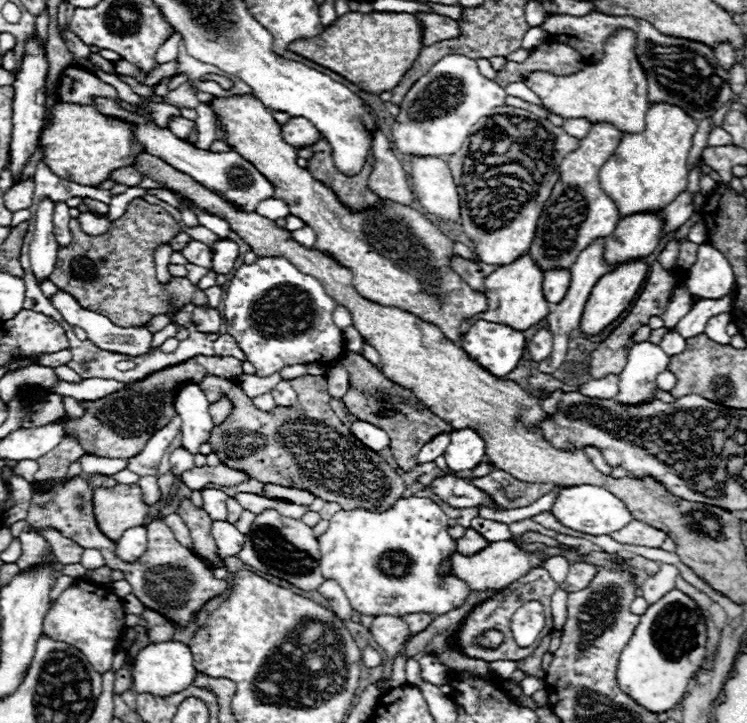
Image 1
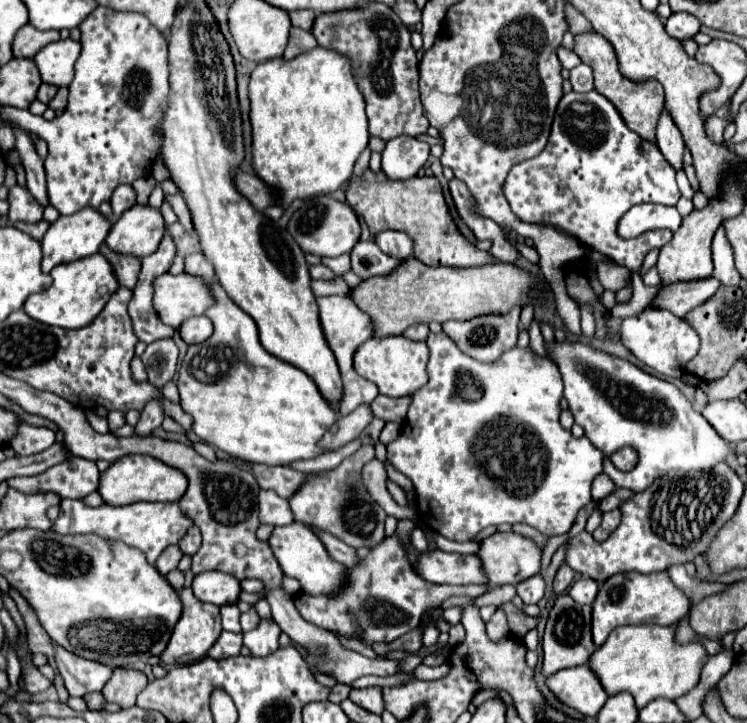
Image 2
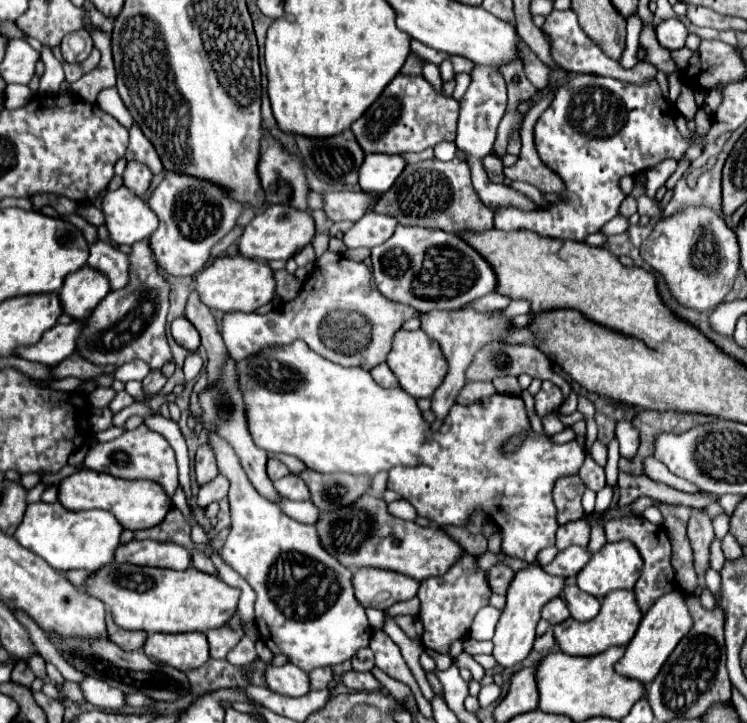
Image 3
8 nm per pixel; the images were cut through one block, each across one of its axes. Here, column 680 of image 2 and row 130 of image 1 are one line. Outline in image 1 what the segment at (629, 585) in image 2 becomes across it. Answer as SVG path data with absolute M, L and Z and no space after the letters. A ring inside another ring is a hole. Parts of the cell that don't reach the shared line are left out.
M594 124L590 134L580 140L580 148L562 160L558 168L560 178L544 212L540 214L534 240L528 248L528 254L542 268L542 272L552 268L572 268L584 248L588 248L596 238L610 236L616 228L620 214L616 204L602 192L598 170L614 154L620 140L622 134L612 124Z

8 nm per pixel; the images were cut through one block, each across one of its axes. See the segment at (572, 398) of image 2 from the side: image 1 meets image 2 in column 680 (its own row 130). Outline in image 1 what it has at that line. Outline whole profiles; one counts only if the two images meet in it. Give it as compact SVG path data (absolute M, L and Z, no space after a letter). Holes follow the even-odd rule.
M448 54L440 58L424 76L420 76L420 80L404 96L400 104L400 112L396 116L396 124L392 126L392 144L396 146L396 150L404 154L412 154L412 156L442 156L442 154L458 152L460 144L470 134L470 128L482 116L488 116L492 108L504 106L506 96L508 94L500 84L480 74L474 58L466 58L460 54Z

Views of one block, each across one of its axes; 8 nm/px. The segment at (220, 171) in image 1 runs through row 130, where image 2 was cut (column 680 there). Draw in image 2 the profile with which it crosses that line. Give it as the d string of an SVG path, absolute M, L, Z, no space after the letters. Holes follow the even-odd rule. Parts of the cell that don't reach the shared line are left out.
M664 110L656 128L656 146L660 148L660 152L664 154L664 158L668 160L668 164L672 164L674 170L682 170L684 162L684 140L680 136L680 130L676 128L676 124L672 122L672 118L668 116L668 112Z

